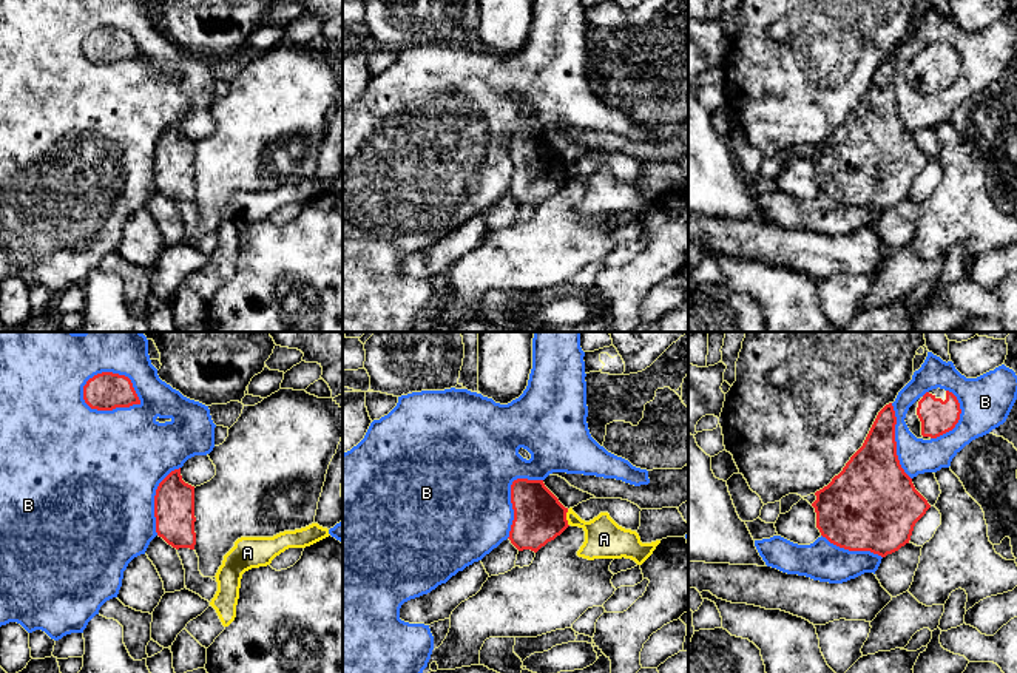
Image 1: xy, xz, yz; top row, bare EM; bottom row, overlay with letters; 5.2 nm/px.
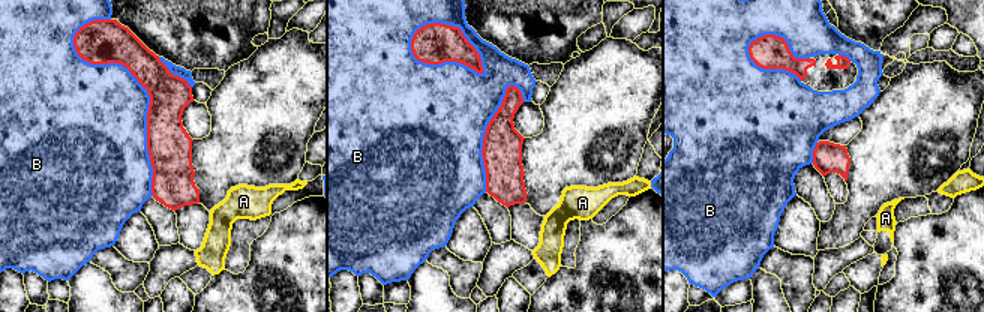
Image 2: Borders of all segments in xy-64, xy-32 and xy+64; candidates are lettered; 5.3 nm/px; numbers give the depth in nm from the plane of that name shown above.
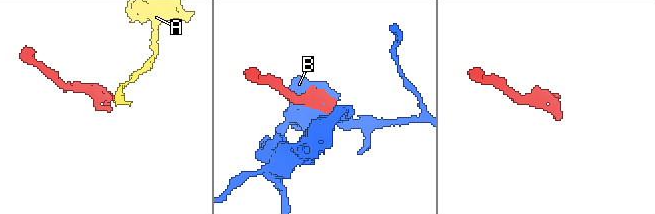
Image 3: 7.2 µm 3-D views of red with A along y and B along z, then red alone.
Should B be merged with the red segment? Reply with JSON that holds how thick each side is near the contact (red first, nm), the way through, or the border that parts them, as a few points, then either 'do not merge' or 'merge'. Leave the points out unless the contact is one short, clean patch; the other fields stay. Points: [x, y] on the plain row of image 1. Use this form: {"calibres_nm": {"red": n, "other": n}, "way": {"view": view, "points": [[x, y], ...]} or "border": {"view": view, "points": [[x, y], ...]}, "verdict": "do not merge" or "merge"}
{"calibres_nm": {"red": 200, "other": 500}, "verdict": "do not merge"}

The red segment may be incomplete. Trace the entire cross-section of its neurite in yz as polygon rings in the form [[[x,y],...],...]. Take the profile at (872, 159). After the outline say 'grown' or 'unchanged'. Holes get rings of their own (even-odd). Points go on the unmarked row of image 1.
[[[892,57],[877,69],[863,100],[850,111],[843,125],[823,144],[812,157],[816,182],[830,198],[849,205],[870,205],[881,211],[909,198],[915,178],[931,162],[915,144],[897,110],[897,71]]]; unchanged

